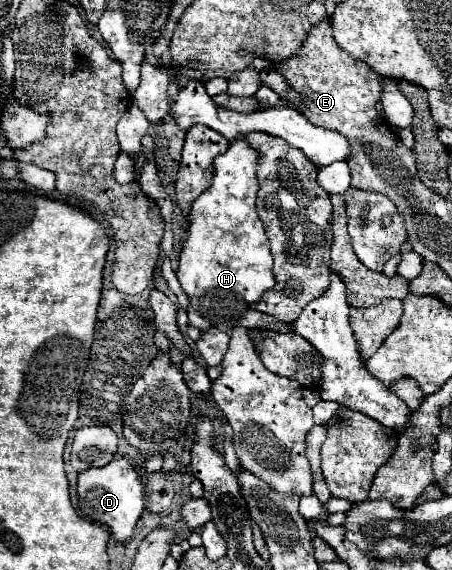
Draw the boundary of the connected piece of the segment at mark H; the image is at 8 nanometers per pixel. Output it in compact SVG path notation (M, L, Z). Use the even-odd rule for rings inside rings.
M243 136L235 138L229 144L227 152L219 154L219 158L215 158L215 162L213 162L215 172L213 172L209 188L191 204L191 212L187 218L189 226L185 232L183 248L179 254L179 266L177 266L175 274L181 282L181 288L189 296L189 306L187 306L189 324L199 328L201 332L207 332L209 326L215 326L221 332L227 332L229 328L239 326L241 316L249 308L255 310L253 304L257 302L257 298L275 286L275 278L271 272L273 258L269 252L269 242L267 242L263 224L255 210L257 162L259 162L259 152L255 148L251 148Z

